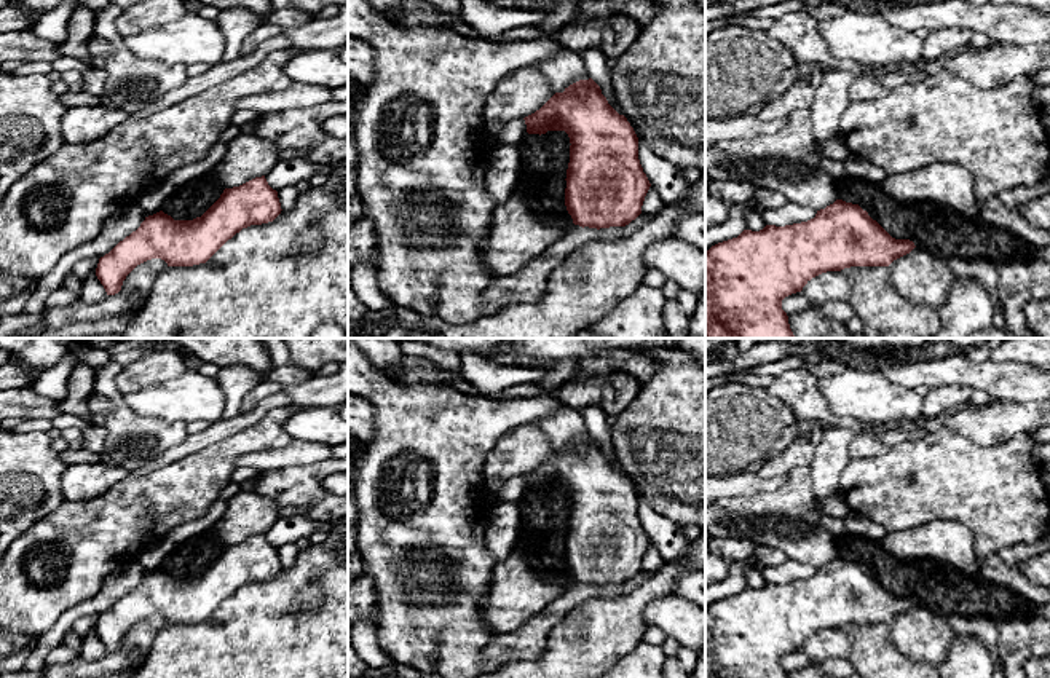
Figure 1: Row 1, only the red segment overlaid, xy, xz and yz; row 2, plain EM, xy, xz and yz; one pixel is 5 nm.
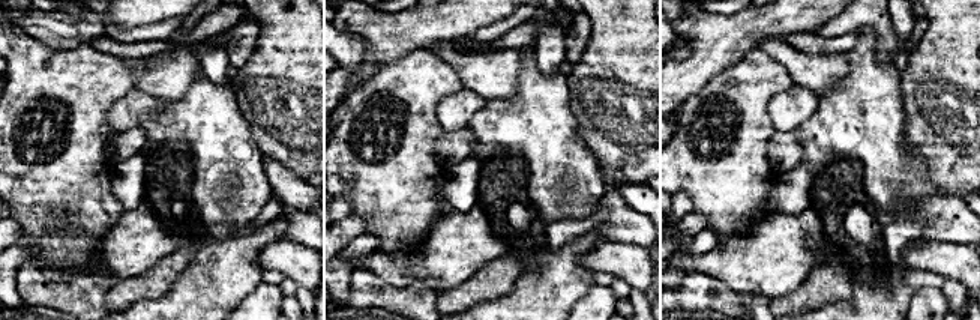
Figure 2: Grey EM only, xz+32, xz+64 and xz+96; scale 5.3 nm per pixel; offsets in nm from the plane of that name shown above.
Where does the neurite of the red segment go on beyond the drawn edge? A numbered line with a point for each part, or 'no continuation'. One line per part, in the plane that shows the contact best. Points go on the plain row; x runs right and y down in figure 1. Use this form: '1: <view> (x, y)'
no continuation

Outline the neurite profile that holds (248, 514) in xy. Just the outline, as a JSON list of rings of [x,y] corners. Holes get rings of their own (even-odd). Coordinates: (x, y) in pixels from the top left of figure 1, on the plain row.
[[[241,490],[227,503],[223,517],[212,526],[223,546],[239,544],[266,533],[281,517],[279,507],[257,491]]]

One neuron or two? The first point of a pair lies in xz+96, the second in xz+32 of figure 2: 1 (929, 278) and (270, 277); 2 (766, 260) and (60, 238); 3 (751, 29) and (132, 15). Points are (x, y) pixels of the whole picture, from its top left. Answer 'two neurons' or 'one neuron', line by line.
1: one neuron
2: two neurons
3: one neuron

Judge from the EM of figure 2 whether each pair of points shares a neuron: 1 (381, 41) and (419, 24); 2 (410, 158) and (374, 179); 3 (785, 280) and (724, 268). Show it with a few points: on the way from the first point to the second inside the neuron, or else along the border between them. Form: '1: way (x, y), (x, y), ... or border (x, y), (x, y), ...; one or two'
1: way (390, 35), (410, 29); one
2: way (401, 158), (393, 160), (383, 170); one
3: way (770, 268), (739, 268); one

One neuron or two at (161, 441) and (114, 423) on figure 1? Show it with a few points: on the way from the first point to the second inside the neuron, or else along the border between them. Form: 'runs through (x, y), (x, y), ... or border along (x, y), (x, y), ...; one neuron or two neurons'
runs through (150, 436), (131, 436), (125, 429); one neuron

